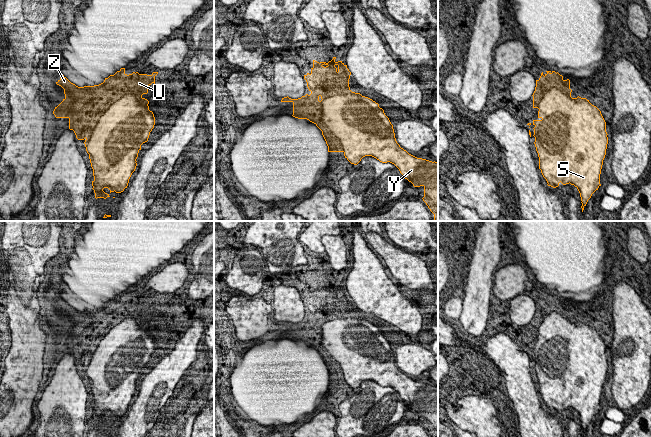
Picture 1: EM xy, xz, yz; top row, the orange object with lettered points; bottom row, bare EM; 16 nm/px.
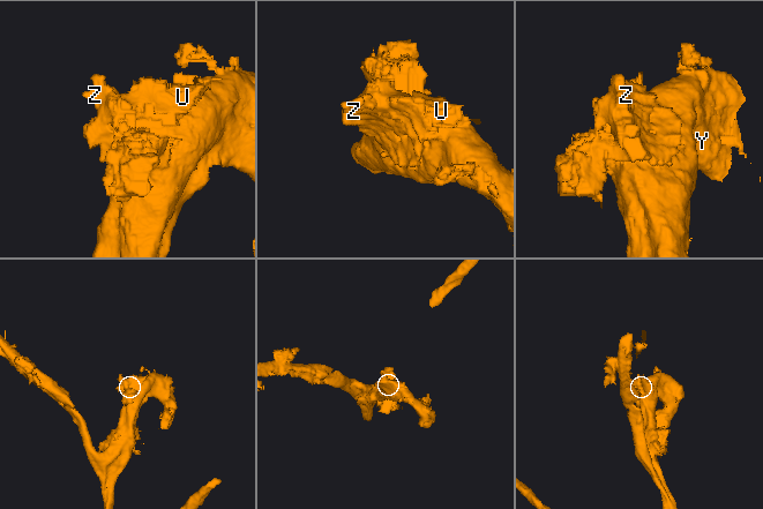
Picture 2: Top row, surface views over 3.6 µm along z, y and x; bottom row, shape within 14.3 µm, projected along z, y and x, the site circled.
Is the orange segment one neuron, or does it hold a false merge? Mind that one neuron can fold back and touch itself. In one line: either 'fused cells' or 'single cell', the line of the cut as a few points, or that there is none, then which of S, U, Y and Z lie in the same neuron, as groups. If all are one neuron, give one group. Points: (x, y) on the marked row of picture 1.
single cell; cut none; groups S U Y Z

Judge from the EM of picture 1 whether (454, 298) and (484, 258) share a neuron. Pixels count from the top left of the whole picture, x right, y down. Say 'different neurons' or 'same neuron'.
same neuron

